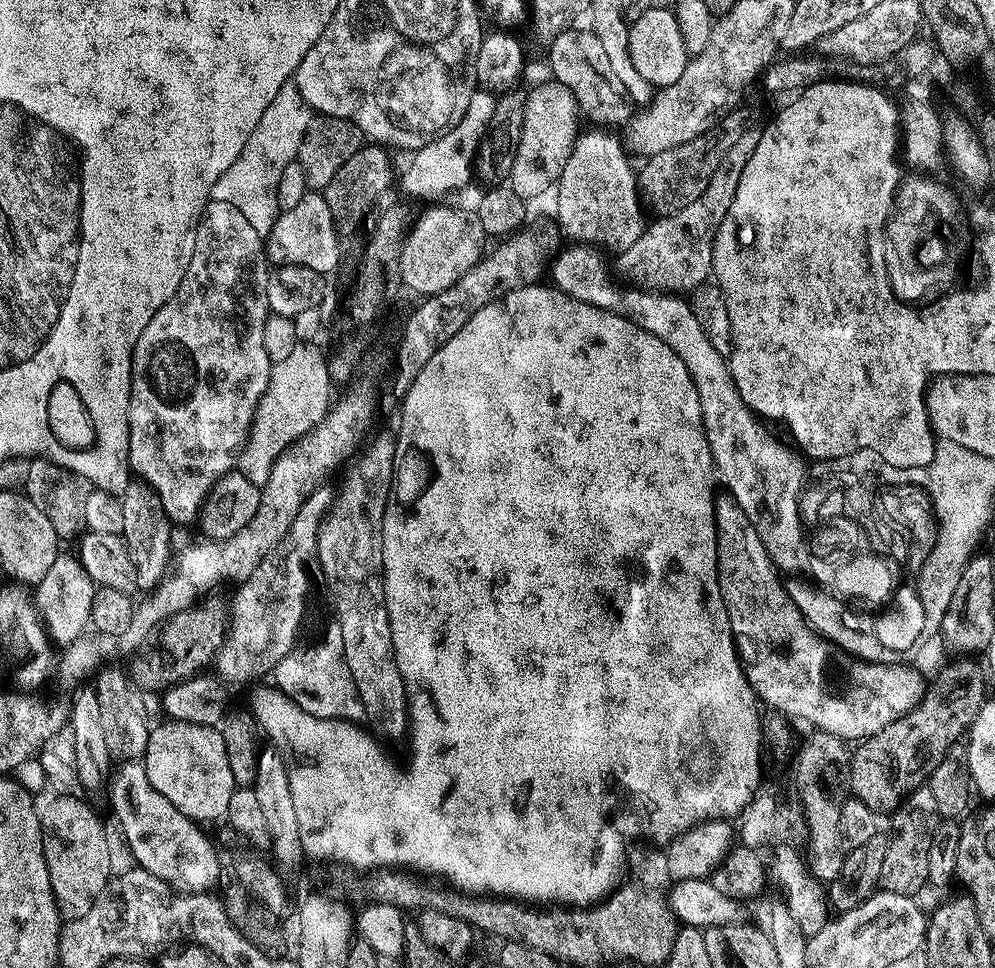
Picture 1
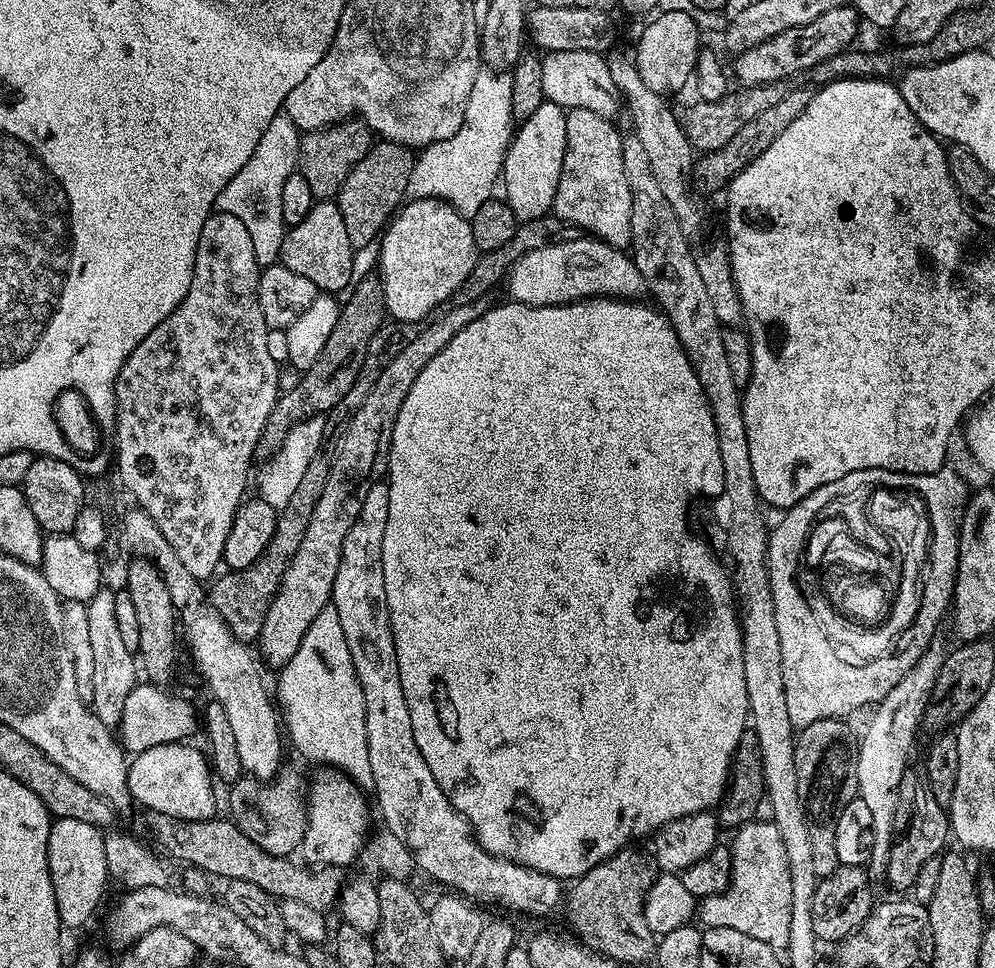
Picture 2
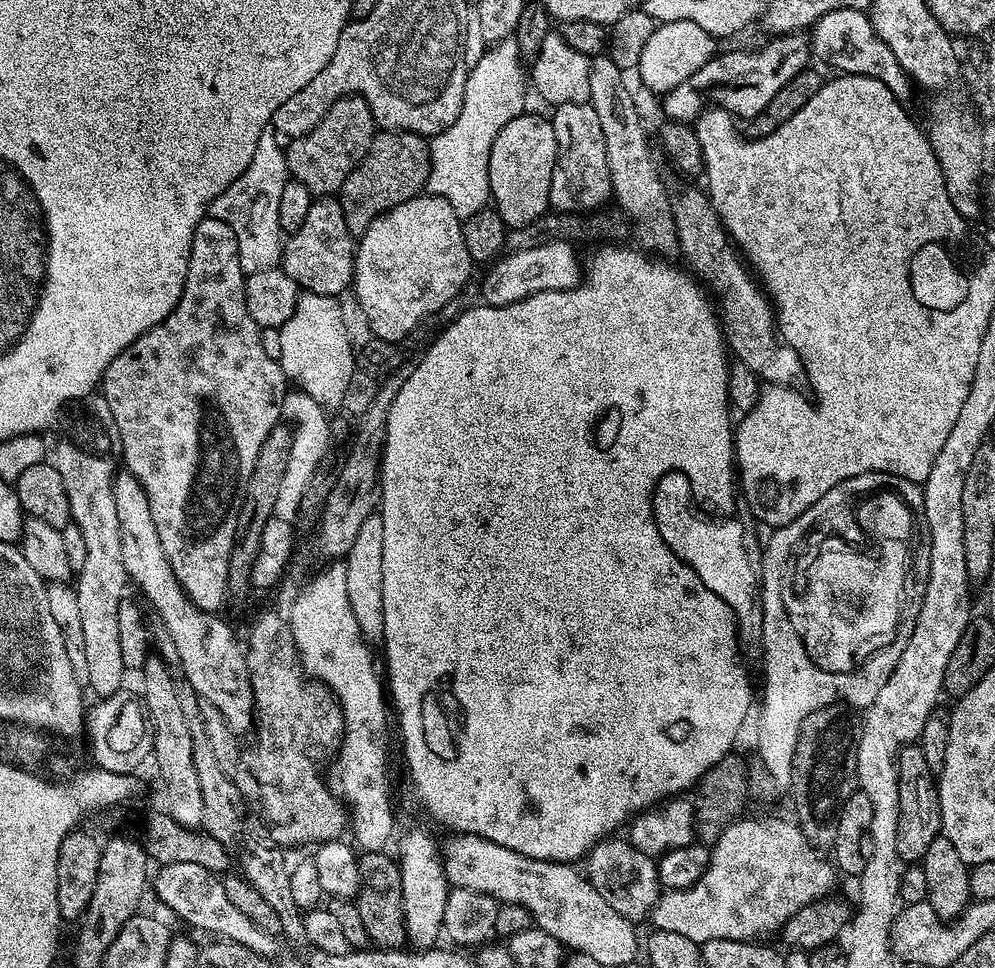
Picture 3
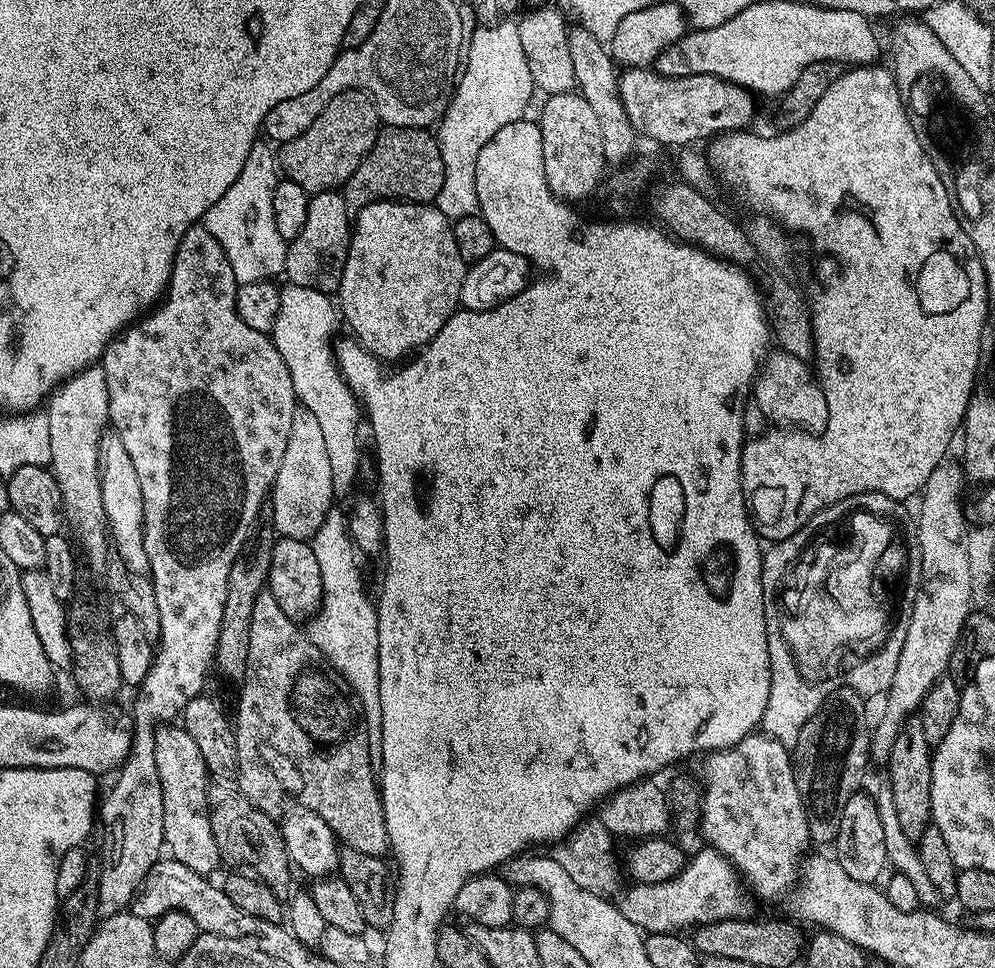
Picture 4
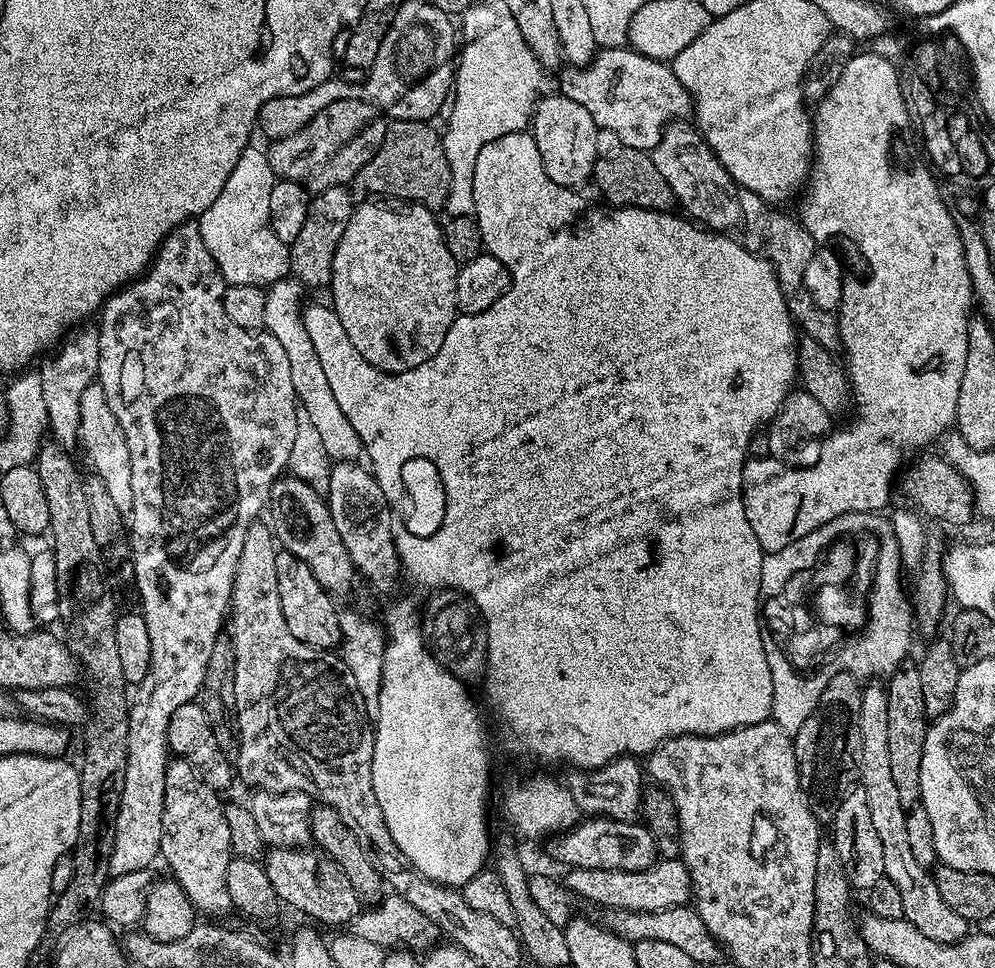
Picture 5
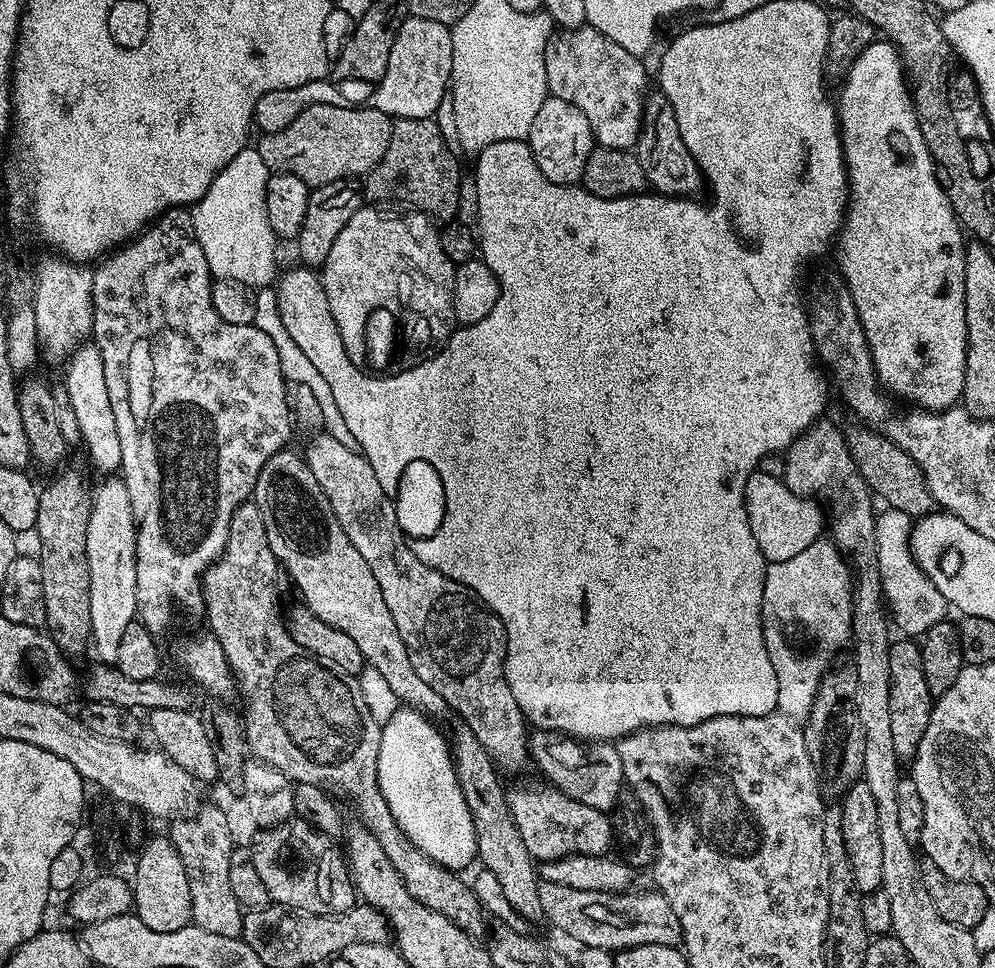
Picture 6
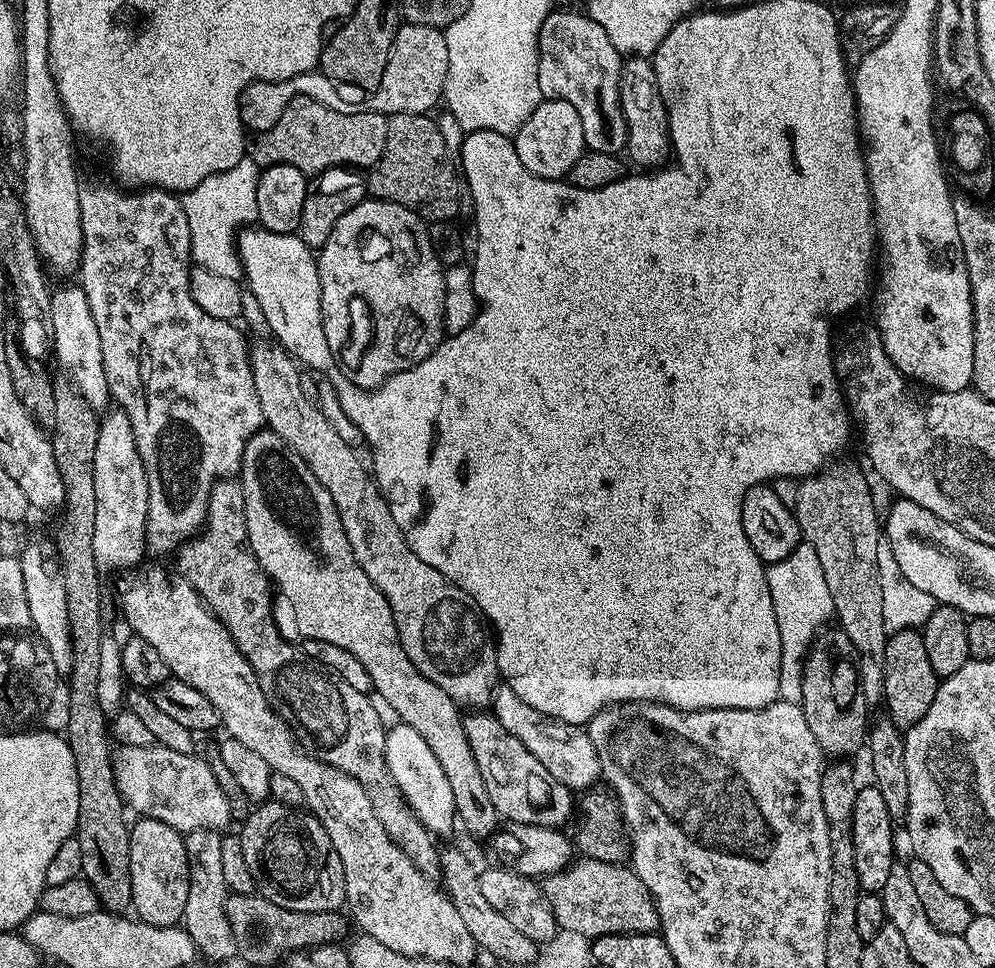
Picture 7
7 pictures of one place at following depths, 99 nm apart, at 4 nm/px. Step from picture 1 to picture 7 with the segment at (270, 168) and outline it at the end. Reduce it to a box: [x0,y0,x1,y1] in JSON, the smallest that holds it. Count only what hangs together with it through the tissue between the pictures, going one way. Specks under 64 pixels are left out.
[183,158,261,280]

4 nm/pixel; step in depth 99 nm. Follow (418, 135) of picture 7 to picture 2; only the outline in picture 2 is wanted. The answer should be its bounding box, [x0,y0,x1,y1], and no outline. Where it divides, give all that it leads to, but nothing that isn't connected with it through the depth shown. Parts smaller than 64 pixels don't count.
[334,142,413,250]

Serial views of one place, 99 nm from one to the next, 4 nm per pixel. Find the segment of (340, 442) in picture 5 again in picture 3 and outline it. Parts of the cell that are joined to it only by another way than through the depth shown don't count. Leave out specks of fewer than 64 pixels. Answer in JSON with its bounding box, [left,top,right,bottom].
[278,292,357,410]

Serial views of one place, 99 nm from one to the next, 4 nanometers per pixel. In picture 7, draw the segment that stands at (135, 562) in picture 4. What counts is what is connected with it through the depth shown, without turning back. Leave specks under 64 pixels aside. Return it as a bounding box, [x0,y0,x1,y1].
[50,282,110,410]

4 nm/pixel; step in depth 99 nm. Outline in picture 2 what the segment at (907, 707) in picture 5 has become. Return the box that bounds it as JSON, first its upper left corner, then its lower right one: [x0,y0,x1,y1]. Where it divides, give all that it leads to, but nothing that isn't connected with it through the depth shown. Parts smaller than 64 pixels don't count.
[884,770,950,894]

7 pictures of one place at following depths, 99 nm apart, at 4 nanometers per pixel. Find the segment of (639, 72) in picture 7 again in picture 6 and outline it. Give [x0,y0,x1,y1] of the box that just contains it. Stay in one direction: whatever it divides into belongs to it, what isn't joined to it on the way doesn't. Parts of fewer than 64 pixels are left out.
[634,90,705,198]

